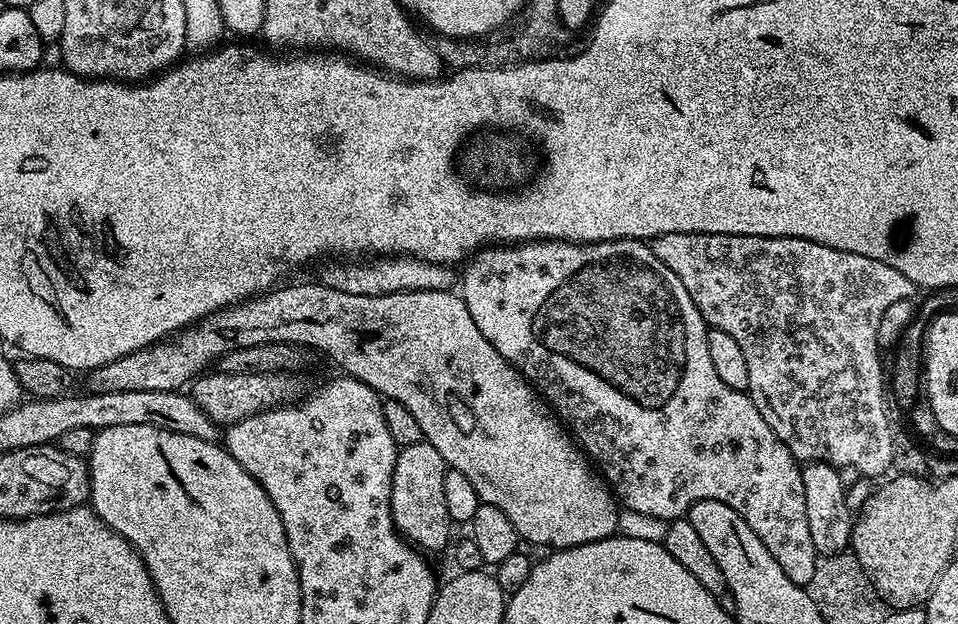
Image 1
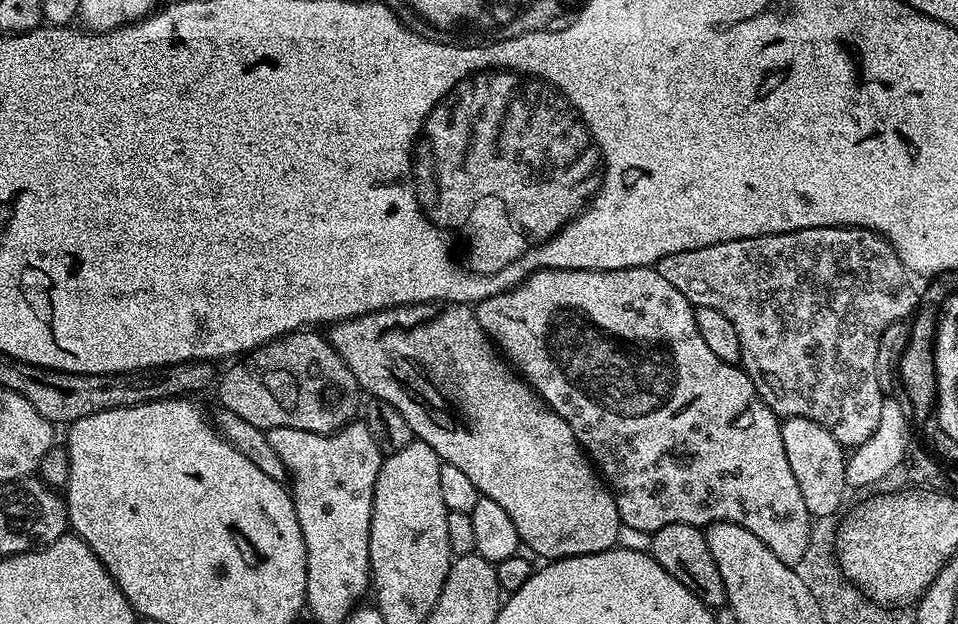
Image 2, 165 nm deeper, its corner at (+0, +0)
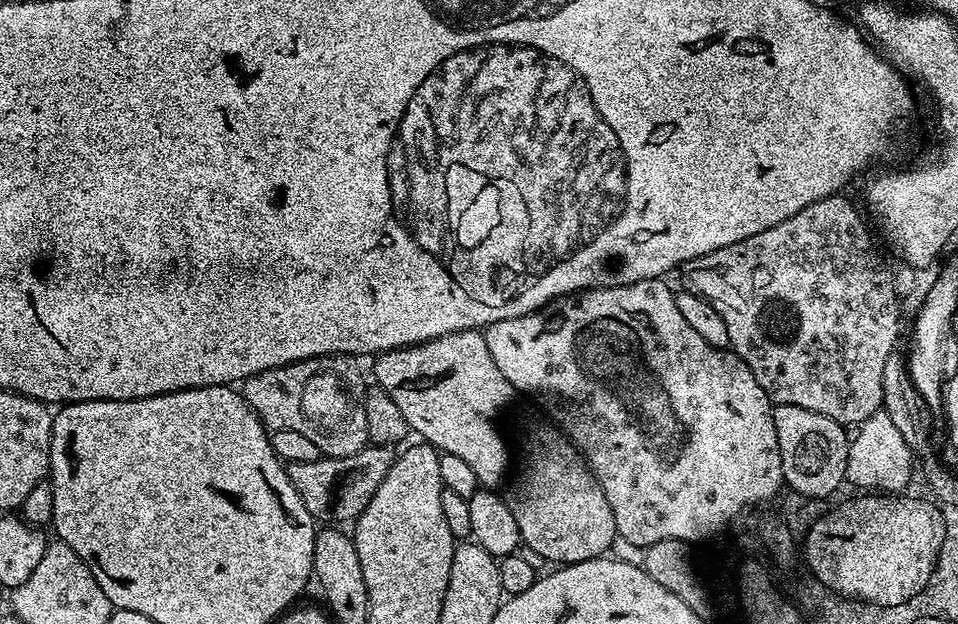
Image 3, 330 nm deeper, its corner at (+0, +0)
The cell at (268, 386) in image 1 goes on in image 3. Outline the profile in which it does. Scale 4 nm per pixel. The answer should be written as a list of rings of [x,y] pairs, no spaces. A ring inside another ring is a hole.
[[[315,356],[301,358],[293,364],[277,364],[270,370],[262,370],[243,381],[242,395],[256,417],[272,432],[294,430],[294,434],[310,438],[310,442],[314,442],[314,446],[318,446],[324,456],[358,454],[358,450],[369,447],[370,441],[364,409],[366,383],[364,384],[364,376],[356,364],[359,363],[351,356]]]

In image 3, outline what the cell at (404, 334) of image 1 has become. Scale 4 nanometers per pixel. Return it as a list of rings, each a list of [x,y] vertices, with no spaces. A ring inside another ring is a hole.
[[[471,328],[454,334],[442,334],[433,340],[412,344],[409,348],[381,352],[374,363],[372,372],[376,375],[375,383],[386,390],[390,398],[394,398],[409,429],[415,435],[417,432],[420,435],[417,437],[423,443],[431,444],[437,452],[455,454],[470,462],[481,485],[485,489],[495,490],[506,506],[510,506],[510,514],[514,514],[514,522],[518,522],[523,547],[528,547],[527,551],[533,557],[541,556],[549,560],[552,566],[563,566],[599,560],[611,549],[617,537],[614,514],[595,474],[563,432],[553,427],[547,419],[535,420],[527,416],[516,405],[516,388],[510,386],[502,370],[498,370],[490,354],[490,346],[486,346],[483,331]]]

